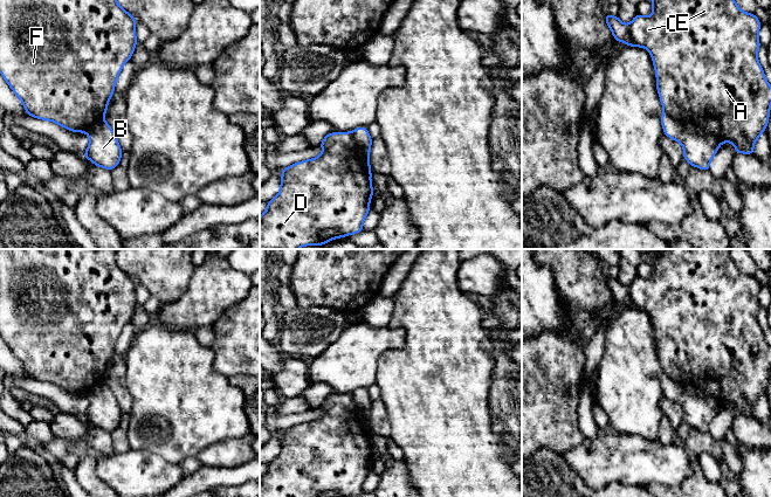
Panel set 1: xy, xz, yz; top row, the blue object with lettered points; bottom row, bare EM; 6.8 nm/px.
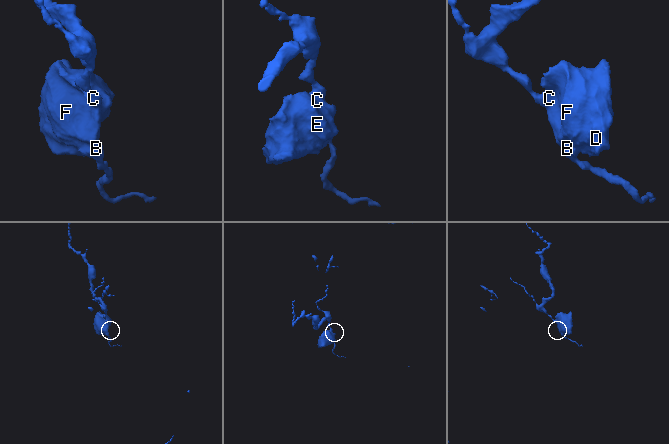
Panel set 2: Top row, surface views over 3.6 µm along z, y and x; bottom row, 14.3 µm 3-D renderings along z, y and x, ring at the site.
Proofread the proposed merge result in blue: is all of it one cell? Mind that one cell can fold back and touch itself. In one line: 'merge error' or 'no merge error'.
merge error

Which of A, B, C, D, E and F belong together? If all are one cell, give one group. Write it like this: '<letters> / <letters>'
A C D E F / B

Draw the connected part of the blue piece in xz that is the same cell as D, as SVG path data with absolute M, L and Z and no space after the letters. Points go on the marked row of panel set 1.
M332 132L319 145L323 153L317 158L298 161L282 170L278 194L267 202L267 210L260 216L260 249L298 249L303 246L323 246L324 243L357 234L370 212L373 195L372 171L358 158L358 145L352 132Z

